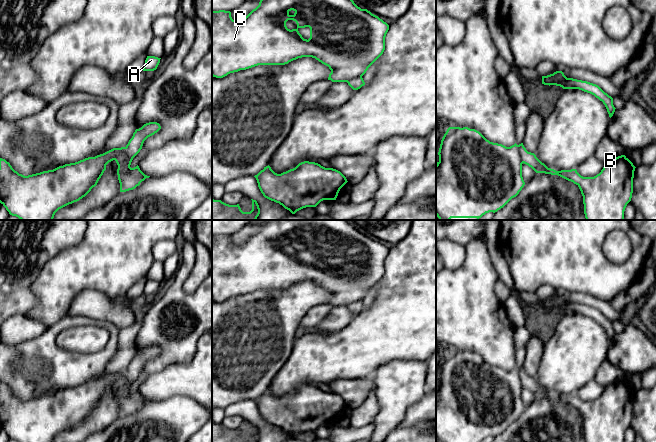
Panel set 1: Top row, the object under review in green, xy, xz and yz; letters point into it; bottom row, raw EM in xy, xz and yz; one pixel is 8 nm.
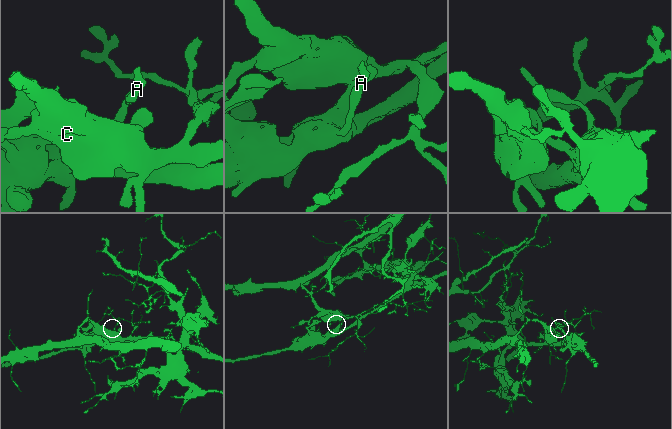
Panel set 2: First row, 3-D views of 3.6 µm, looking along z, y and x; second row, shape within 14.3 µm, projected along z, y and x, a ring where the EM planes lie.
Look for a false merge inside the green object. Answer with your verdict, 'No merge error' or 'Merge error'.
Merge error

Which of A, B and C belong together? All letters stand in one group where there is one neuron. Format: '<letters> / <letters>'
A B / C

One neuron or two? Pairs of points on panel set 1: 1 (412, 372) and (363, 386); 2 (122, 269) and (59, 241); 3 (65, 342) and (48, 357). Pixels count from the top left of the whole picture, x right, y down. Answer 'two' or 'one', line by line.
1: two
2: two
3: two

